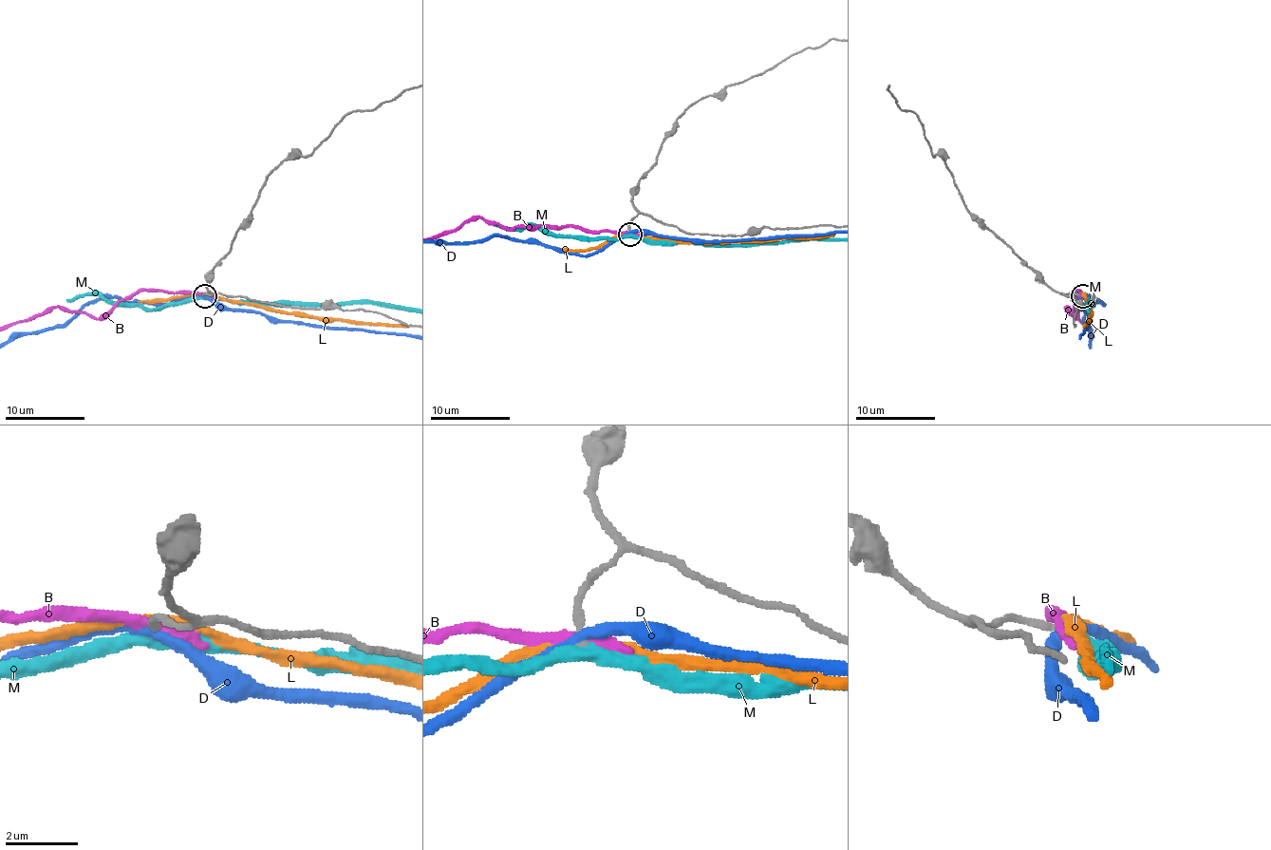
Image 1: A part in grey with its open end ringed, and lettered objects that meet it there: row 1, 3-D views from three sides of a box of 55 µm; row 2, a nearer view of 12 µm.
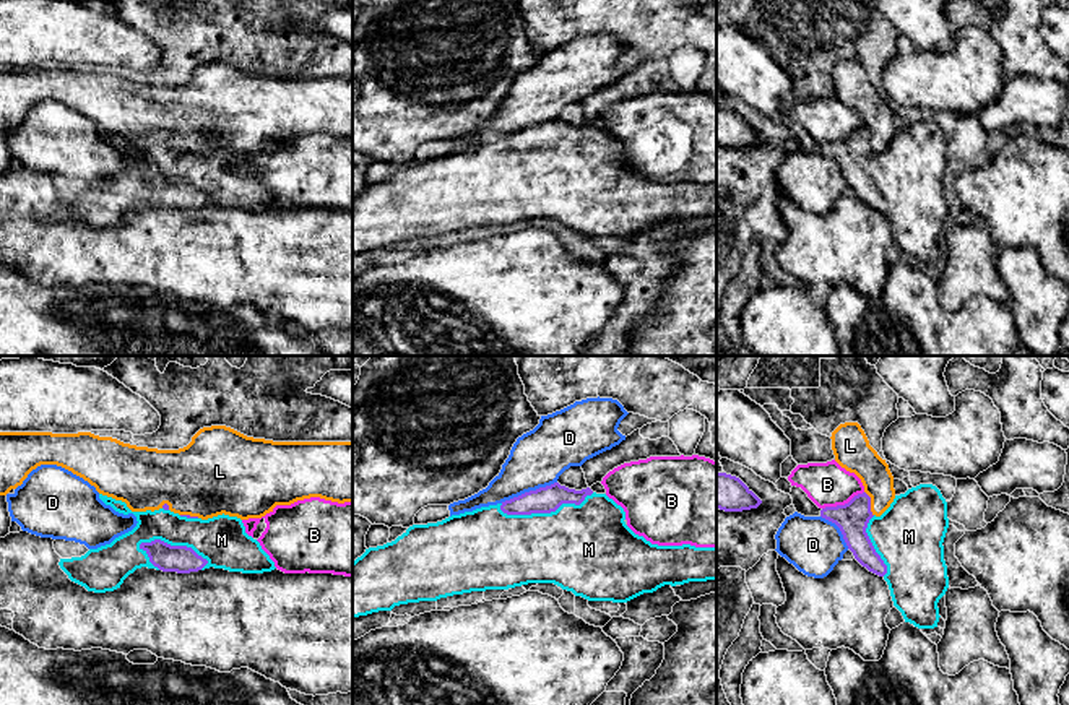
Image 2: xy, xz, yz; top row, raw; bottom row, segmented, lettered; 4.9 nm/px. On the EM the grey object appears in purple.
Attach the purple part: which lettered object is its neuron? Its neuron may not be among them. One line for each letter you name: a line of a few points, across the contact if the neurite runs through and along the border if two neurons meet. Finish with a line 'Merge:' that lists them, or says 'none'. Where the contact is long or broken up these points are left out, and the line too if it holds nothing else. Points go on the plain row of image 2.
Merge: M

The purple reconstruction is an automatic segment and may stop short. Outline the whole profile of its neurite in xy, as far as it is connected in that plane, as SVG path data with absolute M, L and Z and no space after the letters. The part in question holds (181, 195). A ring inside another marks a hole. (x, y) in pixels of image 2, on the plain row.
M102 130L99 135L119 149L133 149L138 159L110 180L89 185L81 193L60 195L58 201L68 214L88 227L114 227L141 203L177 210L210 203L242 210L276 205L237 153L223 149L201 156L174 149L167 140L154 148L132 148L122 136Z

